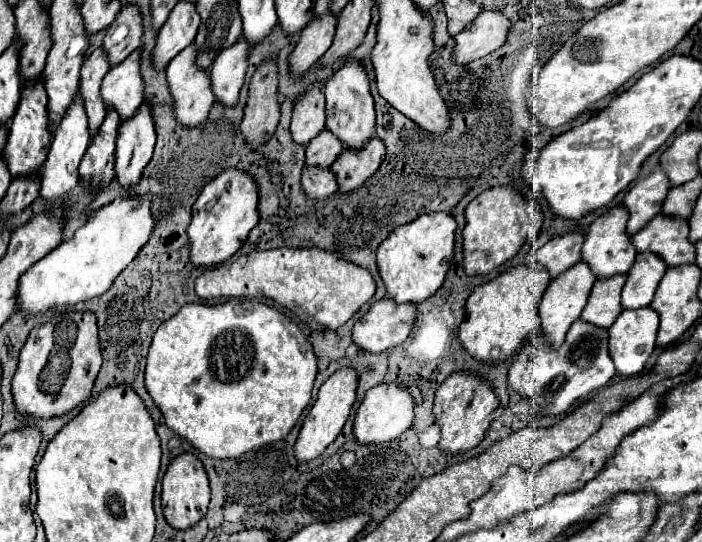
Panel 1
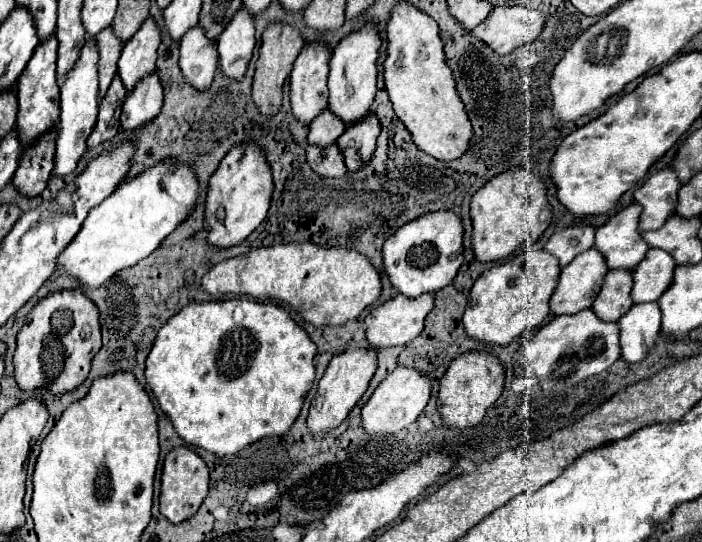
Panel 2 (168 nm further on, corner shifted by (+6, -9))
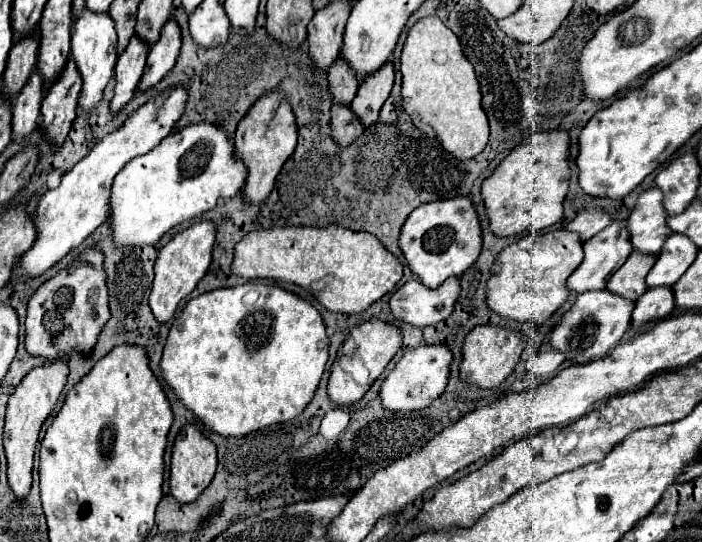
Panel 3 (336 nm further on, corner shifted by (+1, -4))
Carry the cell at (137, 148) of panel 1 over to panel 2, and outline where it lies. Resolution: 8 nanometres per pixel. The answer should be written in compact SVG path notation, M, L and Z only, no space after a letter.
M158 70L144 76L130 92L122 106L120 126L124 130L136 130L156 118L156 114L162 108L164 100L164 88L158 76Z

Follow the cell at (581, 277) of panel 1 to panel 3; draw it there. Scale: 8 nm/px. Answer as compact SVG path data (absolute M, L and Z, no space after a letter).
M615 221L609 227L605 227L603 231L599 231L593 239L585 241L583 243L583 251L585 251L585 259L581 261L581 265L567 279L567 289L571 293L575 293L575 295L581 295L585 291L601 291L601 289L605 289L609 277L627 261L627 257L629 257L629 253L633 249L631 249L629 233L625 229L623 221L621 223Z

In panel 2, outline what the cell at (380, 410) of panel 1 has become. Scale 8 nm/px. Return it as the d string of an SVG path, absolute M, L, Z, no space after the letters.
M396 366L374 390L362 408L362 424L368 434L396 434L418 420L432 394L432 382L416 368Z

